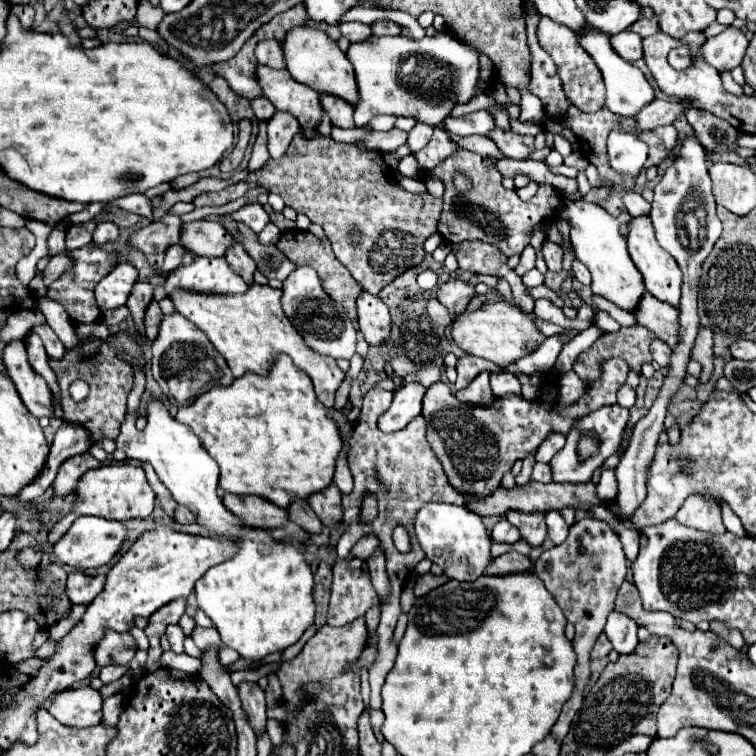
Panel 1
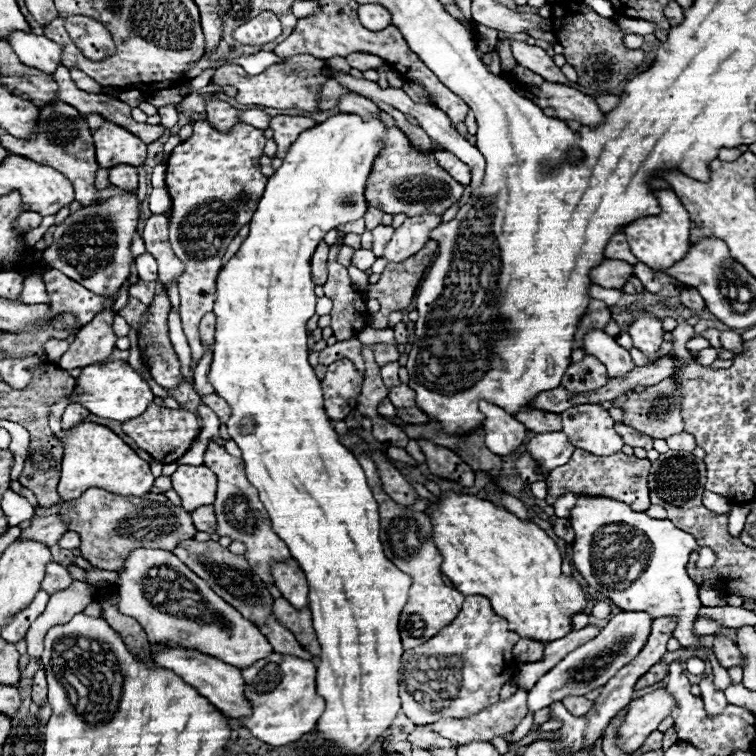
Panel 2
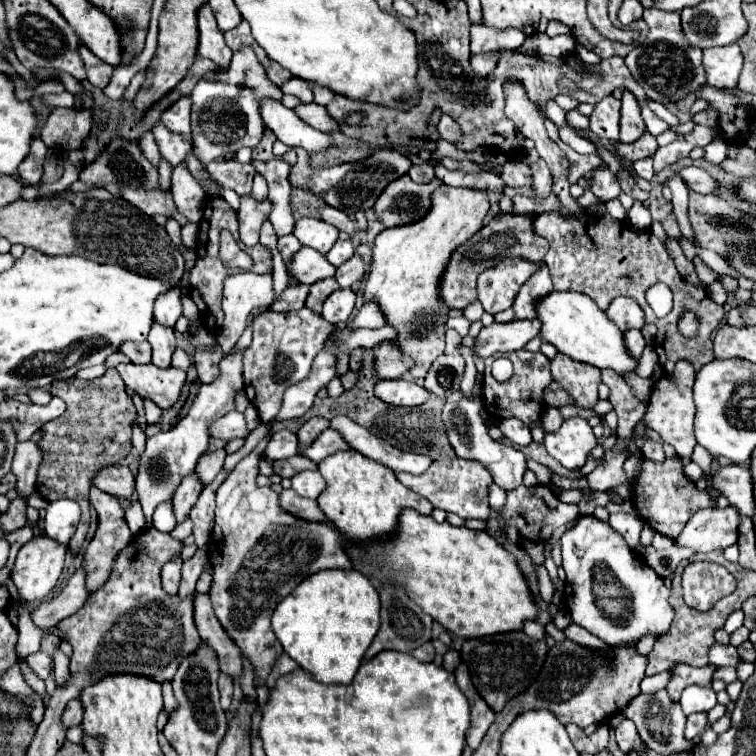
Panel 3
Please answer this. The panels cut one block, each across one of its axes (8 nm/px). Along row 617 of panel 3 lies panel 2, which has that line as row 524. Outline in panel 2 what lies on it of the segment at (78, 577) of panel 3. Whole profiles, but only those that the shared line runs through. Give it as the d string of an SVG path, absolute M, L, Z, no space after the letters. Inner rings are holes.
M52 514L46 518L32 520L32 526L22 530L22 538L36 538L38 542L44 542L46 546L54 546L66 532L68 532L68 524L62 520L62 516Z

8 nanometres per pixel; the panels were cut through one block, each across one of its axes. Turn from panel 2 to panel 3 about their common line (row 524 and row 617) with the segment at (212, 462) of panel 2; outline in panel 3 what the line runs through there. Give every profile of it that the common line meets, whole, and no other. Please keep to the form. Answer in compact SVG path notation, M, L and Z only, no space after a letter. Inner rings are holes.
M270 430L256 444L256 448L244 460L240 460L236 464L232 474L218 488L216 520L214 520L214 530L212 530L212 538L210 538L210 546L208 546L208 556L214 566L214 580L212 580L212 588L210 588L212 608L216 612L216 618L228 632L228 636L236 642L236 646L254 664L256 680L266 680L272 664L284 652L270 626L274 606L278 606L278 592L280 592L280 598L286 598L304 578L308 578L320 570L352 568L352 560L346 554L344 544L340 542L338 534L326 522L308 522L308 520L296 518L294 514L288 514L280 506L278 494L272 488L260 488L256 484L258 462L264 456L268 440L270 440Z

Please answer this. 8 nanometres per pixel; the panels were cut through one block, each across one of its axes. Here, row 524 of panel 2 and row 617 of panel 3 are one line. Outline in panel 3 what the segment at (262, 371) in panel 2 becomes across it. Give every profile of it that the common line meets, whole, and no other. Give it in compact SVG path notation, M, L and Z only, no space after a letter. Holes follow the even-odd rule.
M322 570L308 576L272 614L272 630L284 652L304 672L324 684L352 682L378 628L378 592L358 570Z

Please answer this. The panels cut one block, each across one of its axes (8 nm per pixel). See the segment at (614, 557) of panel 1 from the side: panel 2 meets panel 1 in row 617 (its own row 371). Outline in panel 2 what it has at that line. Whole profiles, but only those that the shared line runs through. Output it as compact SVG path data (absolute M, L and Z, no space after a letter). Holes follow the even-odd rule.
M584 356L580 362L572 362L566 368L566 374L560 386L572 392L590 392L606 386L608 380L610 378L608 378L606 366L594 356Z

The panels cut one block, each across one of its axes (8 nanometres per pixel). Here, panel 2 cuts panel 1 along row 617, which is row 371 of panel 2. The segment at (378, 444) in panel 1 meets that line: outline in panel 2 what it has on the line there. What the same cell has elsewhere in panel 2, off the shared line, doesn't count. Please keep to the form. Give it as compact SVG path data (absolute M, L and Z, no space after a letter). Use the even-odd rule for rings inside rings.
M392 362L392 364L386 364L382 366L382 380L388 388L394 388L394 386L400 386L400 378L398 378L398 370L400 370L400 364L398 362Z

